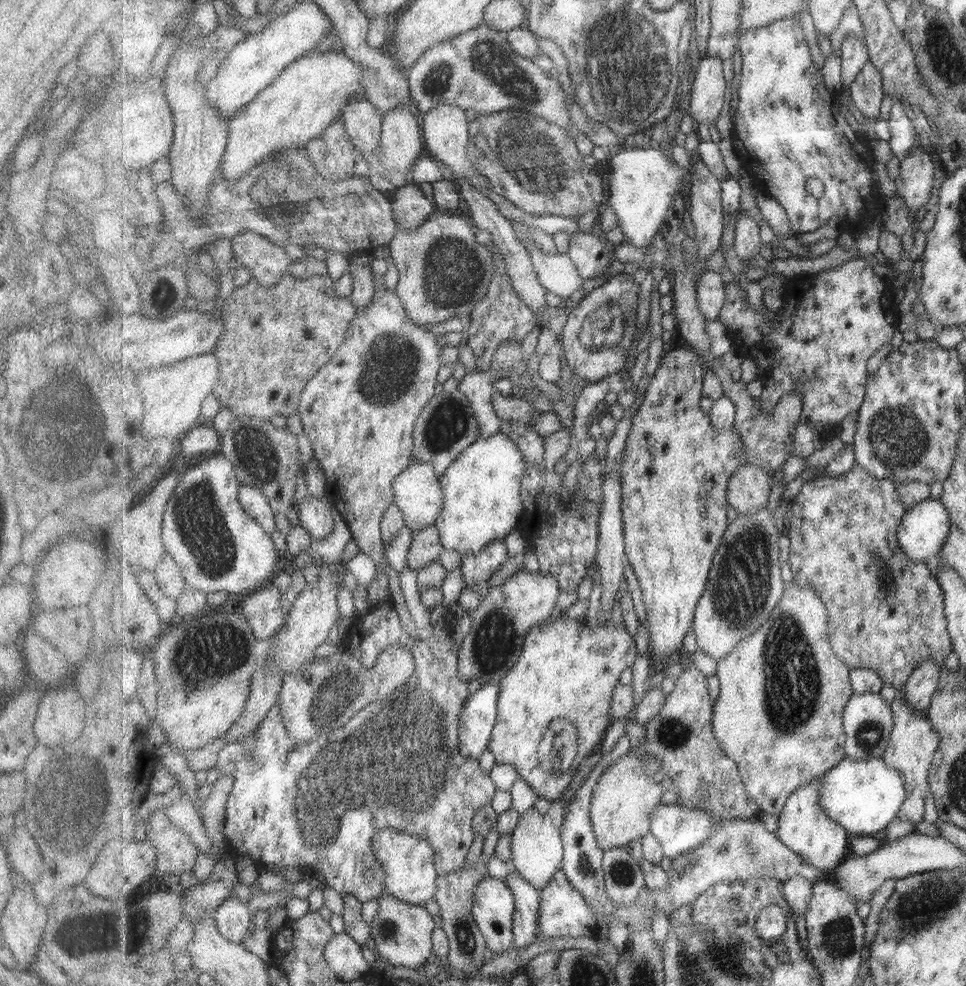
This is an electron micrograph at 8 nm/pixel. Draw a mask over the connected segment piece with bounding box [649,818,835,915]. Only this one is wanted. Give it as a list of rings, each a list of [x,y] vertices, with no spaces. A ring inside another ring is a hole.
[[[735,818],[721,822],[717,827],[717,832],[705,840],[699,848],[689,850],[677,858],[671,860],[669,873],[669,884],[664,890],[649,889],[649,896],[664,914],[673,913],[673,907],[693,904],[707,889],[723,882],[735,883],[759,881],[759,878],[769,875],[777,879],[783,886],[785,881],[789,881],[797,875],[816,883],[817,881],[832,881],[835,878],[835,869],[821,871],[807,863],[799,853],[795,853],[791,847],[785,845],[779,835],[769,832],[765,824],[759,819]]]

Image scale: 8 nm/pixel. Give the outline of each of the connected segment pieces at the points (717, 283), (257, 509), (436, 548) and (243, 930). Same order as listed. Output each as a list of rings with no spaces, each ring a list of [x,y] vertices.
[[[707,272],[697,282],[697,295],[699,295],[699,309],[708,320],[717,320],[725,308],[726,282],[720,273]]]
[[[244,485],[241,487],[238,498],[246,512],[257,520],[260,526],[268,533],[275,531],[275,512],[270,500],[259,488]]]
[[[429,526],[413,534],[413,540],[406,556],[407,566],[413,570],[419,570],[435,561],[443,552],[441,534],[439,528]]]
[[[237,897],[225,900],[225,904],[221,904],[215,912],[219,933],[233,944],[240,944],[245,934],[249,933],[252,914],[249,904]]]

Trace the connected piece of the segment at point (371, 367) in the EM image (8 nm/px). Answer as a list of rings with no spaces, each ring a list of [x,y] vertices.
[[[382,287],[375,292],[373,302],[351,322],[345,342],[331,362],[309,381],[300,402],[298,415],[304,426],[303,434],[309,438],[314,457],[320,461],[328,479],[325,496],[347,522],[359,550],[377,562],[377,576],[387,572],[386,564],[389,564],[381,540],[382,521],[396,500],[394,483],[416,460],[415,426],[425,406],[436,395],[437,374],[442,366],[442,347],[437,334],[434,329],[423,330],[411,320],[396,290]]]

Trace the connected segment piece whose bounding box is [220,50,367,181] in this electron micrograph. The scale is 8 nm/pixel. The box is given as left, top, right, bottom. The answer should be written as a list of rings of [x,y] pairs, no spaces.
[[[343,51],[313,53],[292,62],[255,102],[247,104],[230,120],[221,173],[231,181],[240,180],[267,157],[285,149],[305,147],[312,139],[324,135],[351,102],[365,99],[363,76],[363,63],[353,61]]]

